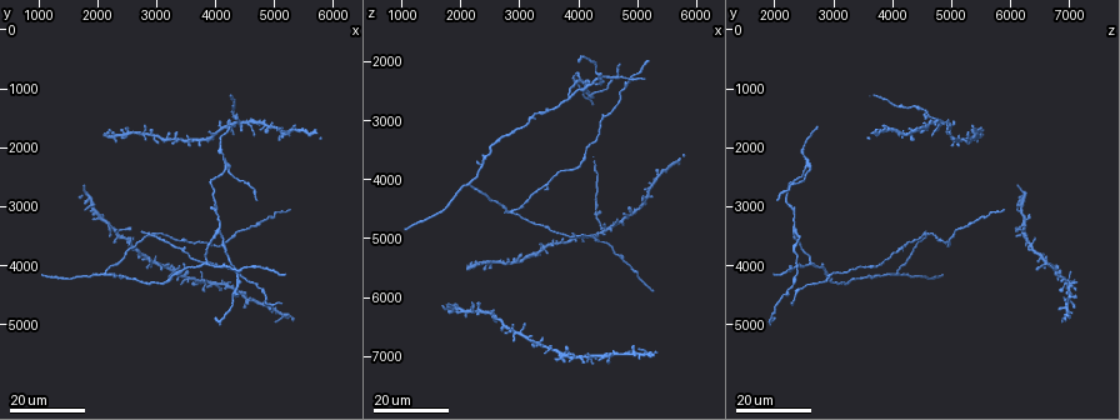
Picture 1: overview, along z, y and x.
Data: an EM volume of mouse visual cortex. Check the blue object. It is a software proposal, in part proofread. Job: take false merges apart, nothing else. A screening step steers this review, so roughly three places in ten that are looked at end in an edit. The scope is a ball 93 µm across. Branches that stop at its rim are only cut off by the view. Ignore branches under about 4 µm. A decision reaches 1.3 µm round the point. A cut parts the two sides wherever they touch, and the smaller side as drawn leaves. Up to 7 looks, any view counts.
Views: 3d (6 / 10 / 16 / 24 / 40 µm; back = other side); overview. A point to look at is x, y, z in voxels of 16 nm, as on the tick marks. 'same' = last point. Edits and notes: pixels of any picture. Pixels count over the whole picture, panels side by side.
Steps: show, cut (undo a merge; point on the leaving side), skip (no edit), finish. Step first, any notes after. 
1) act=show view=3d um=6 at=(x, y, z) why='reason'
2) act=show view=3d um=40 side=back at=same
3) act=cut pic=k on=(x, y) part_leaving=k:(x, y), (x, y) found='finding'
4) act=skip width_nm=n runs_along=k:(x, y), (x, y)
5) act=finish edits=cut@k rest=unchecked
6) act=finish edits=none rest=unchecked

act=show view=3d um=24 at=(3500, 4050, 2800) why='two arms in line, one across'

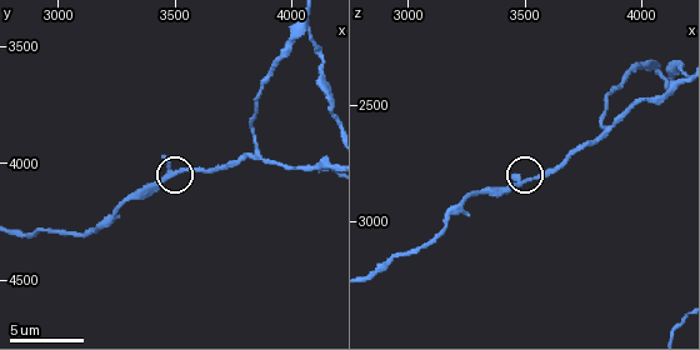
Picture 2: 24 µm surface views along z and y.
act=show view=3d um=6 at=(3490, 4060, 2830) why='zoom in'

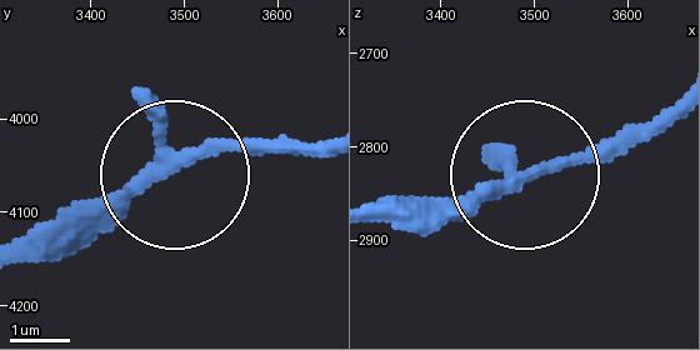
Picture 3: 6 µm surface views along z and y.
act=skip arms=3 runs_along=3:(324, 145), (249, 145), (175, 170), (75, 244) found='continuous, no second neuron'

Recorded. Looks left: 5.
act=show view=3d um=16 at=(2500, 4200, 3650) why='calibre changes'

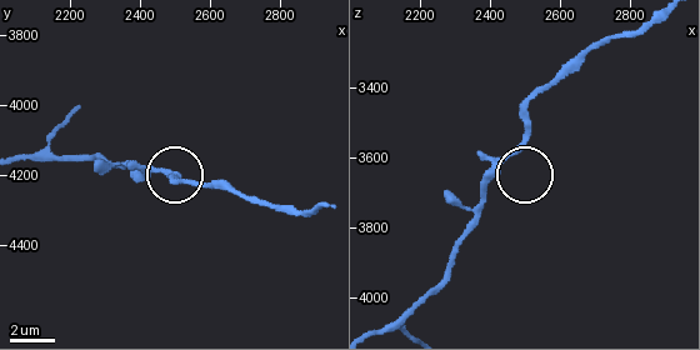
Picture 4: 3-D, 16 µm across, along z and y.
act=show view=3d um=10 at=(2480, 4200, 3590)

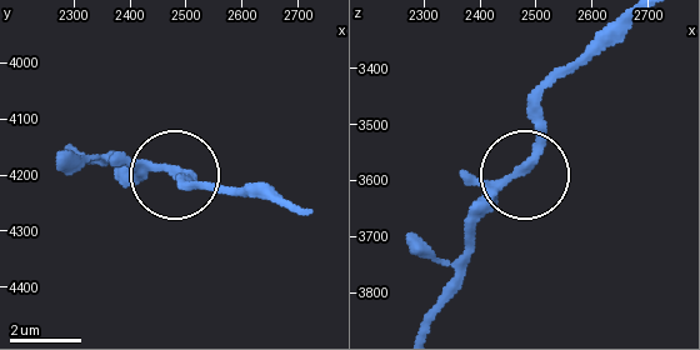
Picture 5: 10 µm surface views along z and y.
act=skip width_nm=220 runs_along=5:(615, 25), (553, 89), (531, 160), (466, 229) found='one neuron here'

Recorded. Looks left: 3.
act=show view=3d um=16 at=(2200, 4100, 4100) why='three-way junction'

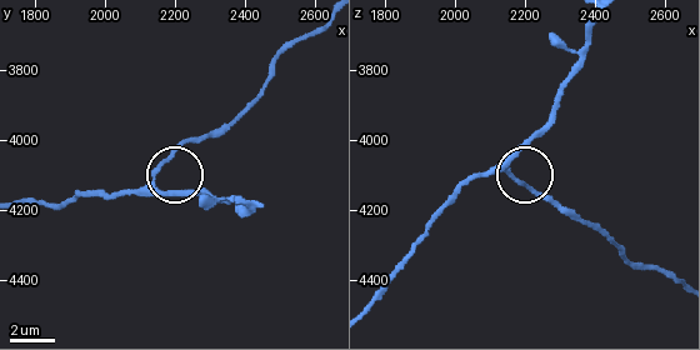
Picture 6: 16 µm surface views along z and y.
act=show view=3d um=10 at=(2140, 4110, 4080)

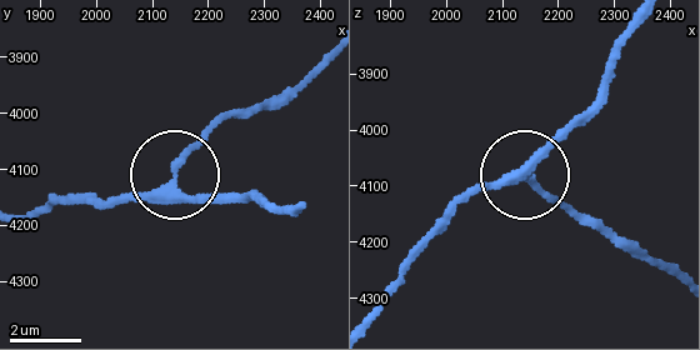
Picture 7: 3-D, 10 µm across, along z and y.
act=skip arms=3 runs_along=7:(644, 20), (600, 100), (536, 164), (450, 214) found='one neuron here'

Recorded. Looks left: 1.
act=finish edits=none rest=unchecked

